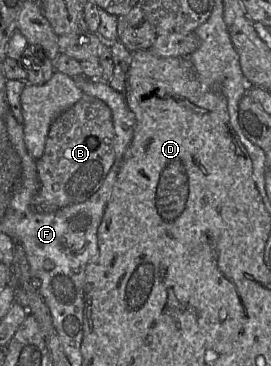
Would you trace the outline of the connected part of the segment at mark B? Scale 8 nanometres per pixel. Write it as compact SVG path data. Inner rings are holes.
M84 94L52 123L43 155L36 161L39 190L33 197L34 210L50 213L89 199L102 186L115 163L115 130L112 111L97 97Z

